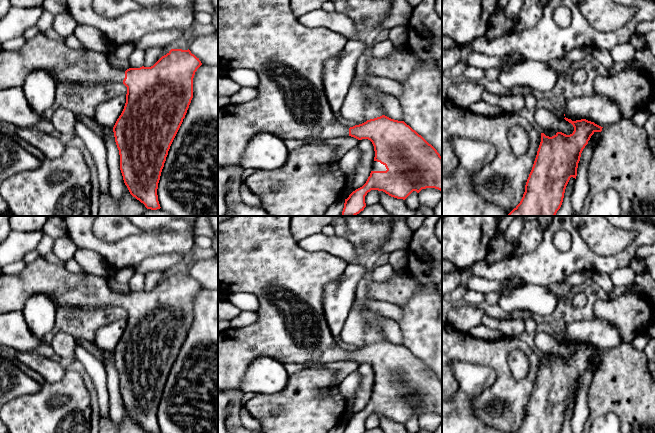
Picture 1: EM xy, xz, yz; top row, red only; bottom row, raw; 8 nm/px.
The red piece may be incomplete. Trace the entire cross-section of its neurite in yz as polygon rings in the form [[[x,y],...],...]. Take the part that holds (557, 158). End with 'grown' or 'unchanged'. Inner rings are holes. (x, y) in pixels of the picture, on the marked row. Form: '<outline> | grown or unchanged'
[[[564,118],[571,123],[574,127],[574,131],[570,135],[566,135],[562,132],[557,132],[554,136],[549,137],[544,133],[541,133],[541,142],[537,151],[537,155],[529,174],[525,185],[525,192],[520,203],[507,215],[507,216],[555,216],[560,209],[566,186],[571,177],[576,179],[578,163],[580,161],[581,153],[585,146],[588,144],[591,136],[595,132],[601,132],[601,126],[586,119],[572,121],[571,119]]] | unchanged

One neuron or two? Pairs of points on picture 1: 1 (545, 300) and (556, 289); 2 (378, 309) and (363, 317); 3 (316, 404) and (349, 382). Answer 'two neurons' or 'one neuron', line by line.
1: two neurons
2: two neurons
3: two neurons

